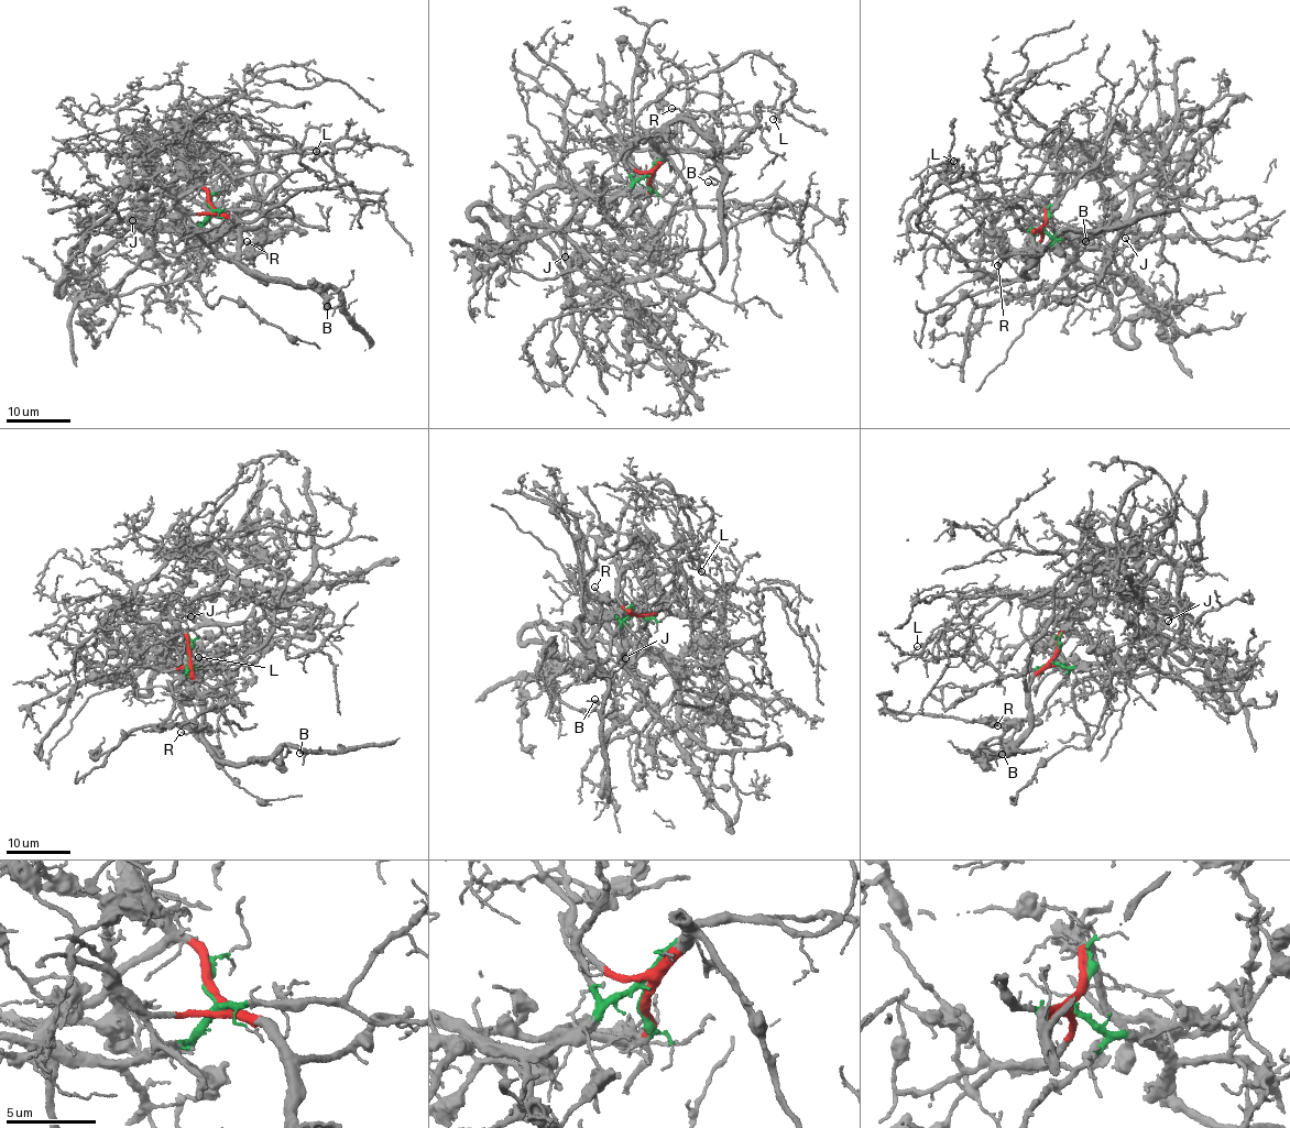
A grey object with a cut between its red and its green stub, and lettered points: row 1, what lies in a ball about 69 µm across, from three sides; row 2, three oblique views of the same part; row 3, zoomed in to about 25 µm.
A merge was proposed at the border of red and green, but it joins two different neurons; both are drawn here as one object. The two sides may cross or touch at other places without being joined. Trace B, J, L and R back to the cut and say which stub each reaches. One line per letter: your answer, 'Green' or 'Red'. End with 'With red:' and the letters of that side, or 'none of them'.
B: Red
J: Green
L: Green
R: Red
With red: B, R

